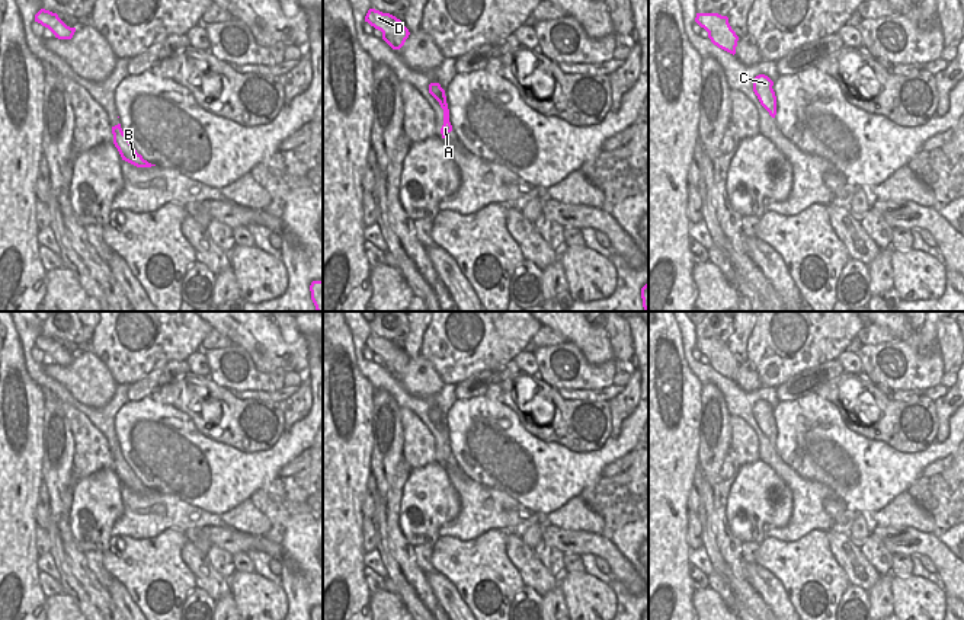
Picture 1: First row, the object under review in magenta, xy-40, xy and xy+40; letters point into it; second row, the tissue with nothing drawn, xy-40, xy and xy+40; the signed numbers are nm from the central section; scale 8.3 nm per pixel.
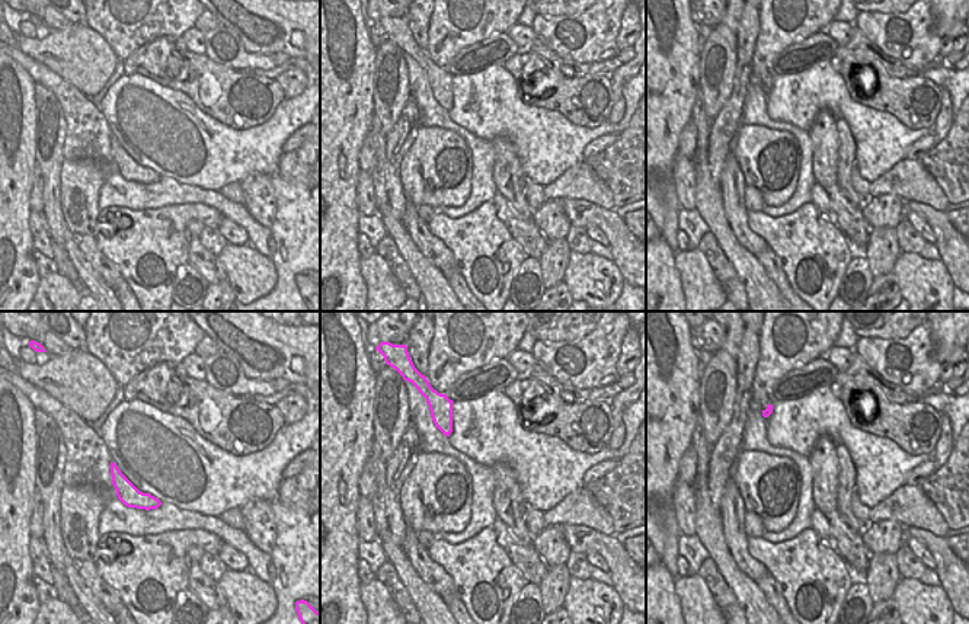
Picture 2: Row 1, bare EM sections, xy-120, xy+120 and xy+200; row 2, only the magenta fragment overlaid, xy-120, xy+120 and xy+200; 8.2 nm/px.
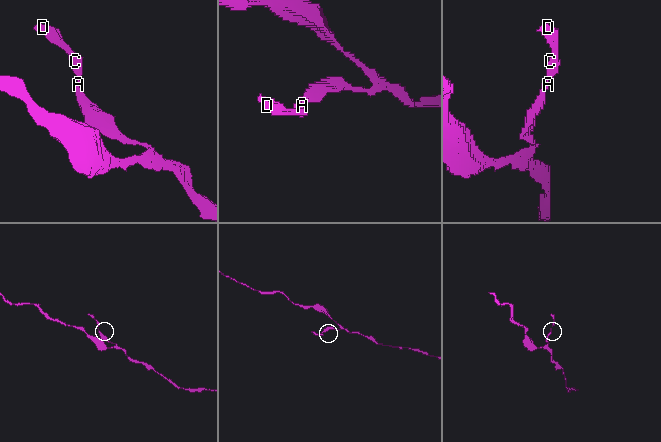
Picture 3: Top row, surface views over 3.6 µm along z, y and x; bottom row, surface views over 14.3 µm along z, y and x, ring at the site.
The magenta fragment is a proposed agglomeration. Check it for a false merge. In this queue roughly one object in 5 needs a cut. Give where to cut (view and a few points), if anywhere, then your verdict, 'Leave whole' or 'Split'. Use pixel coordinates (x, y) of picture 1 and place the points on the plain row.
No split. Leave whole

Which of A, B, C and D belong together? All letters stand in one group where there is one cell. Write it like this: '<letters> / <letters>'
A B C D

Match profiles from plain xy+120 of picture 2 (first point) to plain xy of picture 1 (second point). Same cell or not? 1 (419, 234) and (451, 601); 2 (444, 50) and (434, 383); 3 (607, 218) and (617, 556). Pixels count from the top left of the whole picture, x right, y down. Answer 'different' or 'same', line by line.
1: same
2: different
3: same

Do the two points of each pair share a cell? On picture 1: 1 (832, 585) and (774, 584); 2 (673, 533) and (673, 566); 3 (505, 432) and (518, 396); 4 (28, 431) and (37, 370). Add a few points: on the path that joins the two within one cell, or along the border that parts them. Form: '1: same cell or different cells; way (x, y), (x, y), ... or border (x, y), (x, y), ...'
1: different cells; border (755, 562), (765, 566), (781, 582), (793, 604)
2: same cell; way (673, 542), (673, 558)
3: different cells; border (484, 395), (505, 403), (534, 437)
4: different cells; border (22, 348), (25, 370), (41, 387)

